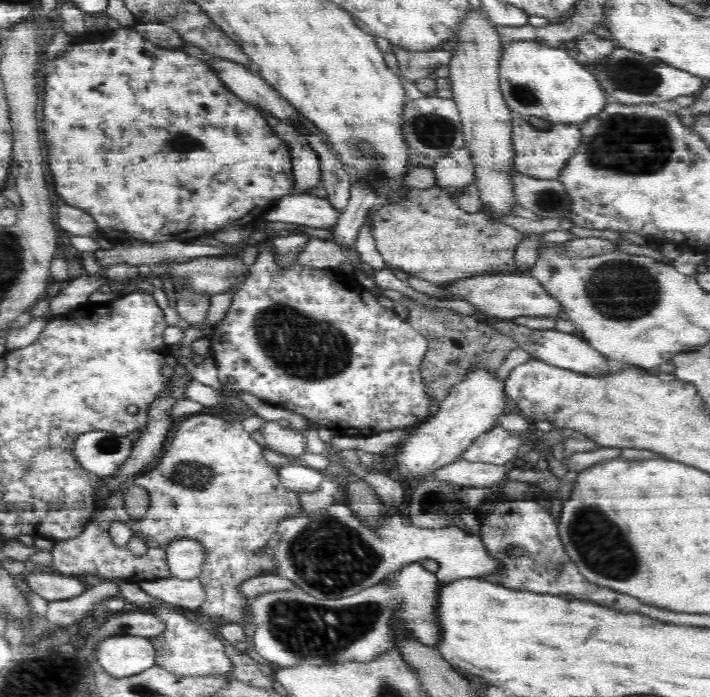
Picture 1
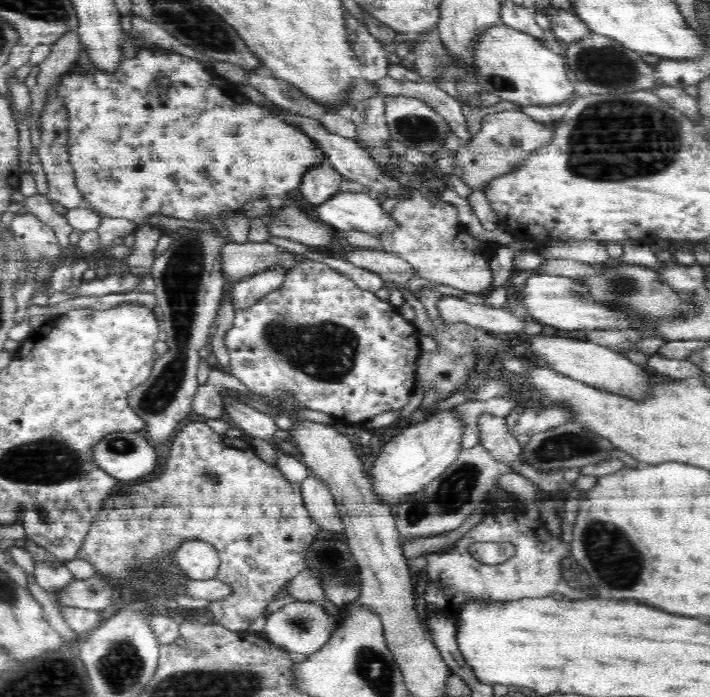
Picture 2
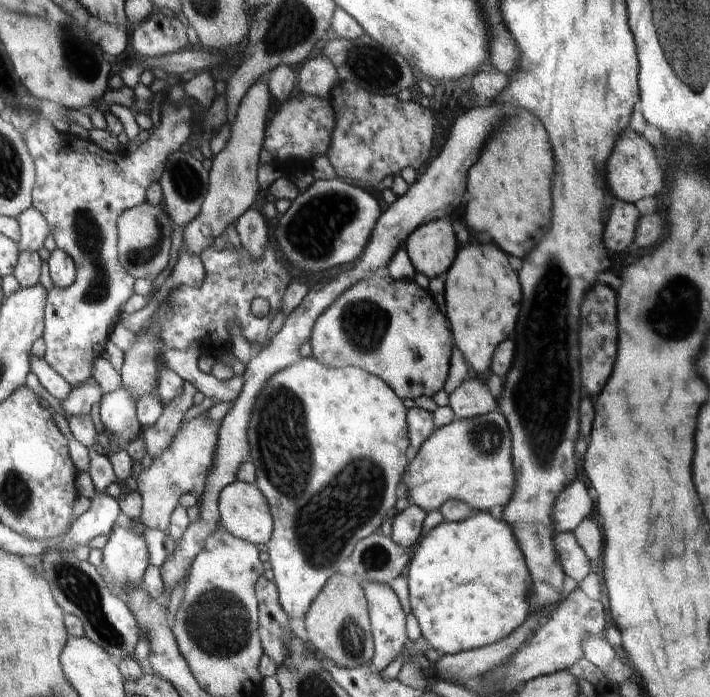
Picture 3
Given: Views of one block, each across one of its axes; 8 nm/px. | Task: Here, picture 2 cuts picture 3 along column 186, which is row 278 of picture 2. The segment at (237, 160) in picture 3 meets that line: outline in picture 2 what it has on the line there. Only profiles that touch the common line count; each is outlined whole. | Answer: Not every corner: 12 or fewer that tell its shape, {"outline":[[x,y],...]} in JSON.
{"outline":[[242,238],[220,247],[225,282],[240,282],[272,265],[305,261],[265,242]]}

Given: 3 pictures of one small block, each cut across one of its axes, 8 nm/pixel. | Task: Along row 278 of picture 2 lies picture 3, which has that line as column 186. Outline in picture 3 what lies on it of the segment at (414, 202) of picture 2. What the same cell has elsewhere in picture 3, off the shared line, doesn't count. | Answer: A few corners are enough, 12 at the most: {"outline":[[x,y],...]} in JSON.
{"outline":[[206,413],[134,474],[139,520],[166,533],[187,492],[201,501],[221,423]]}

